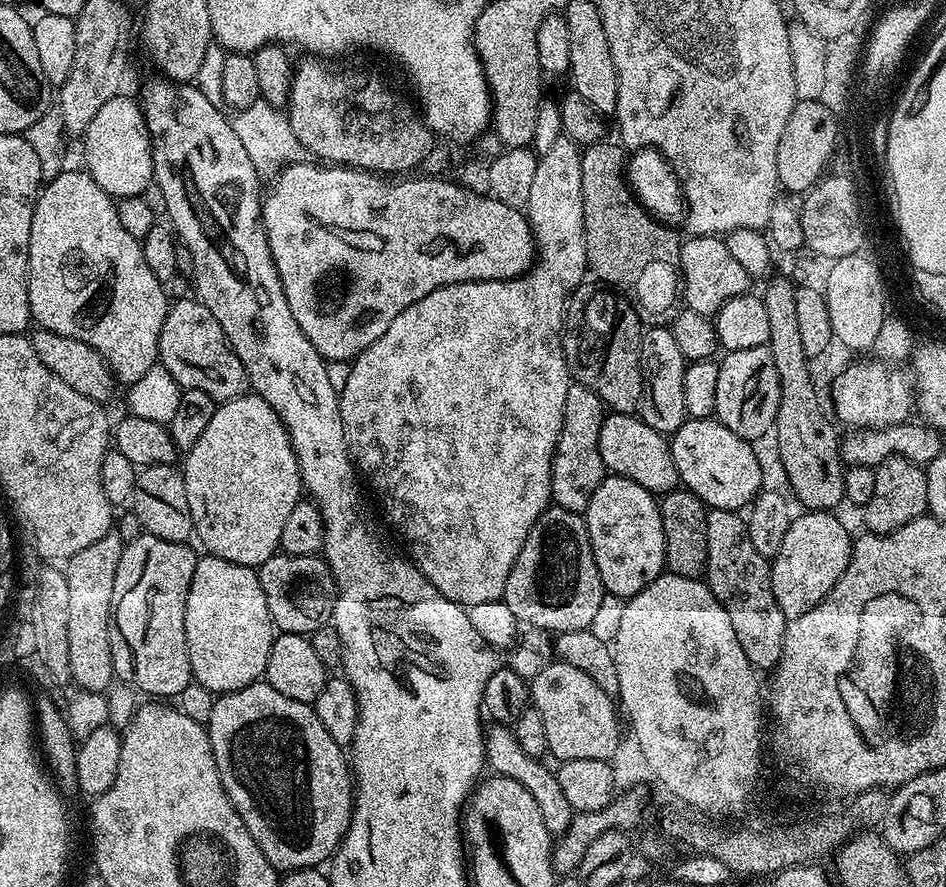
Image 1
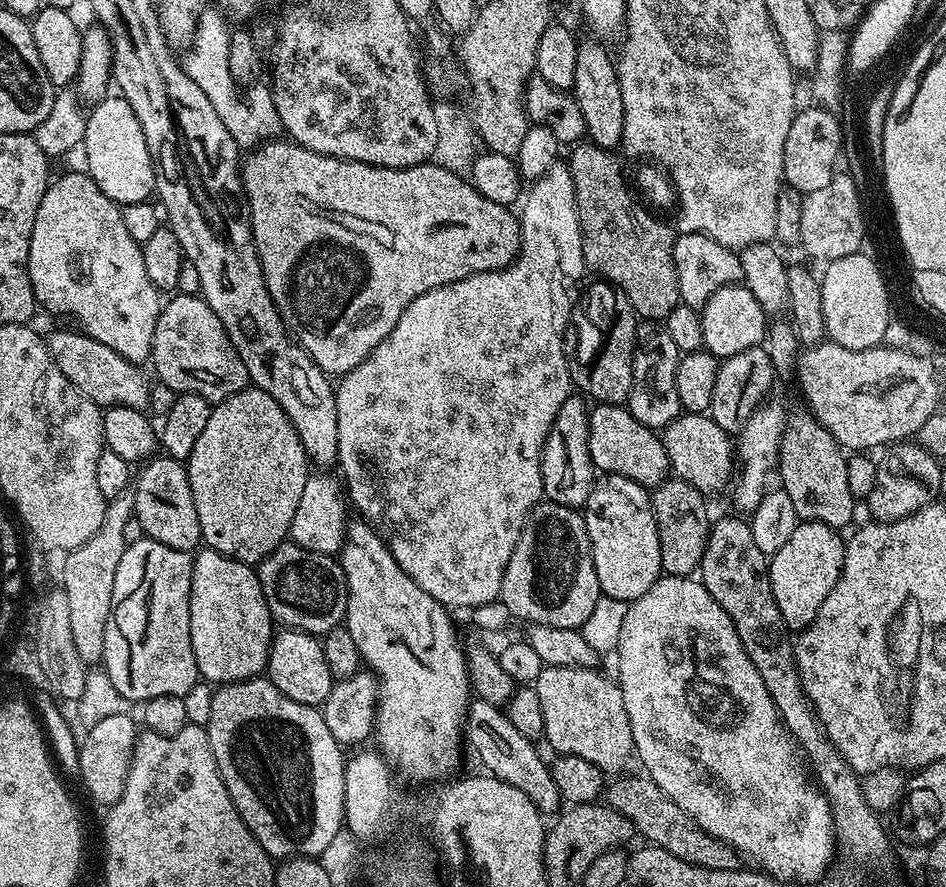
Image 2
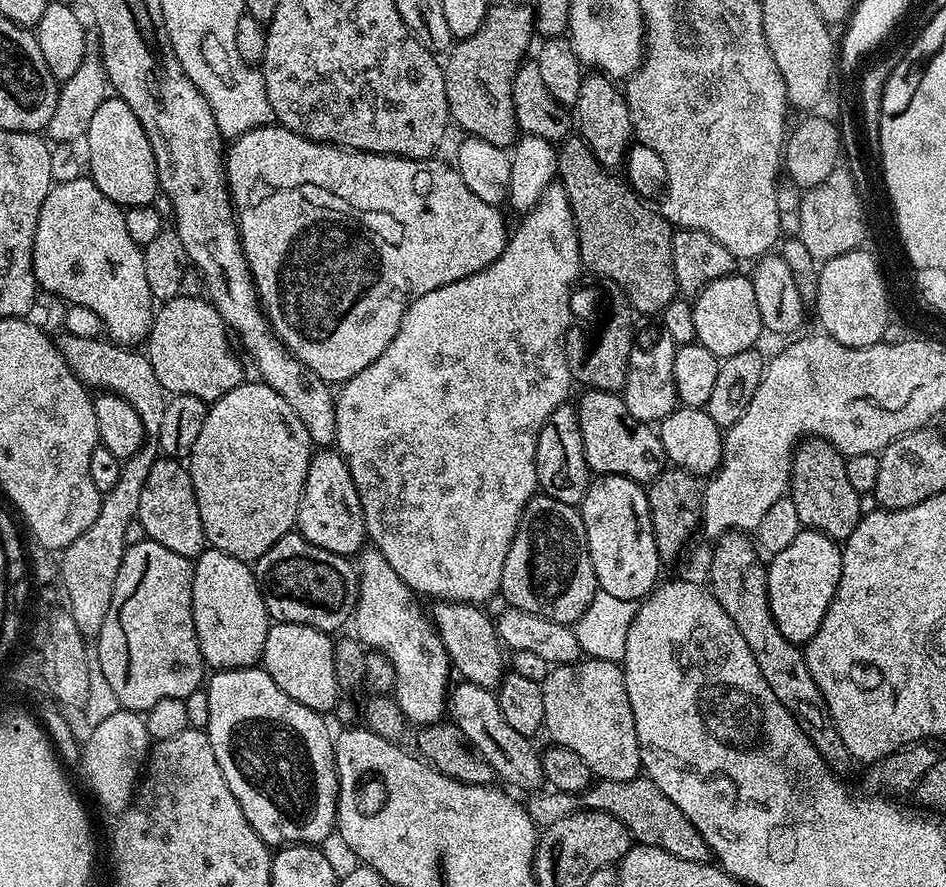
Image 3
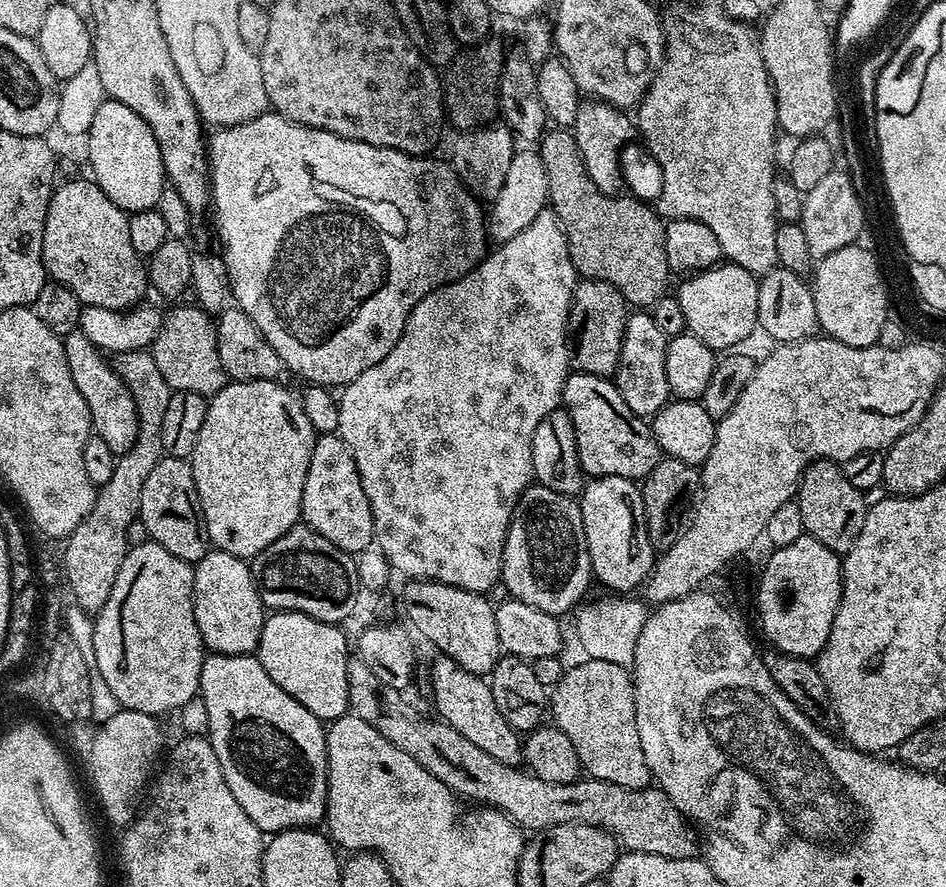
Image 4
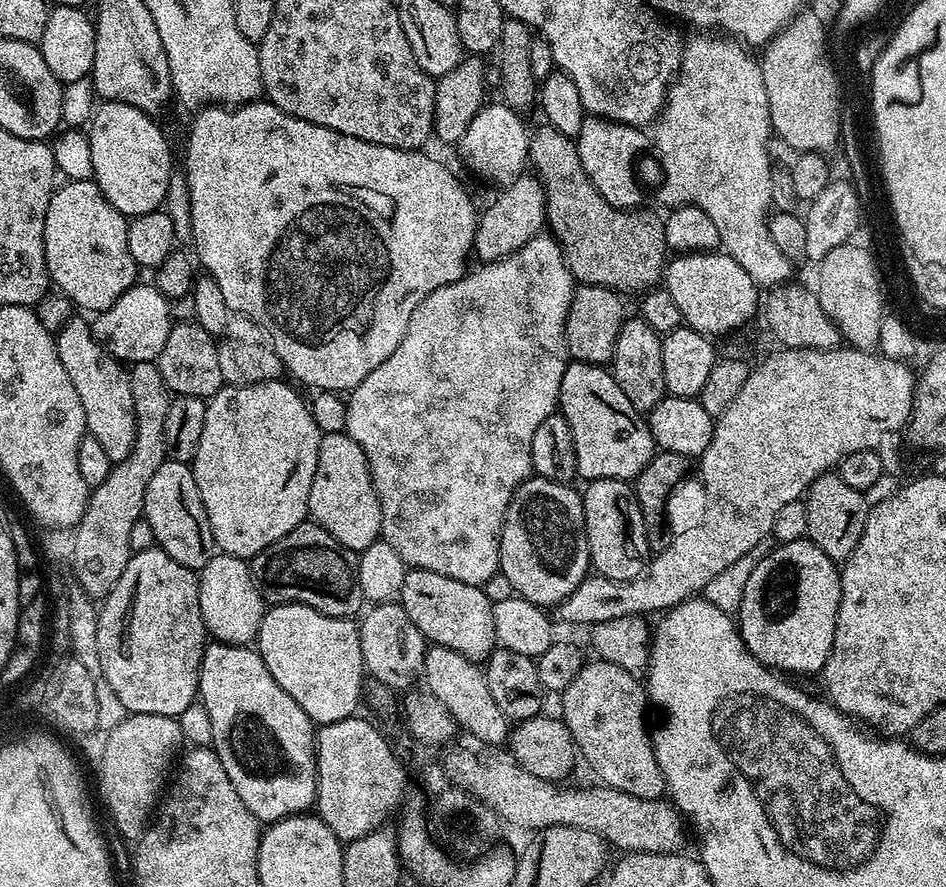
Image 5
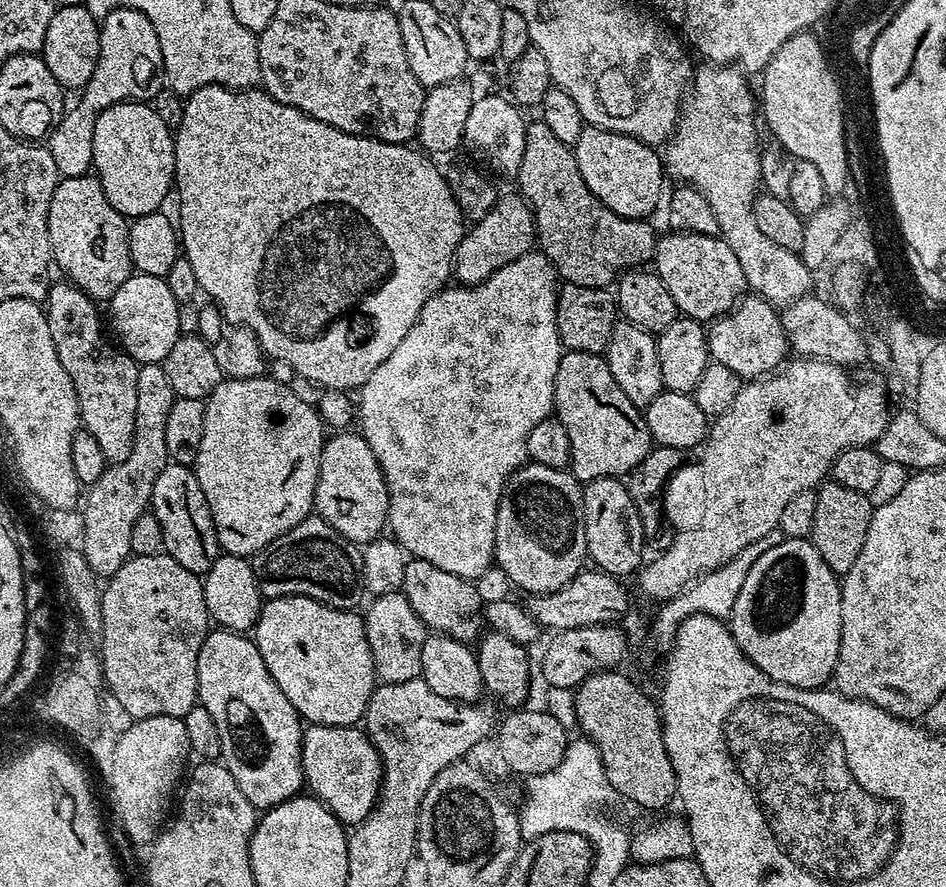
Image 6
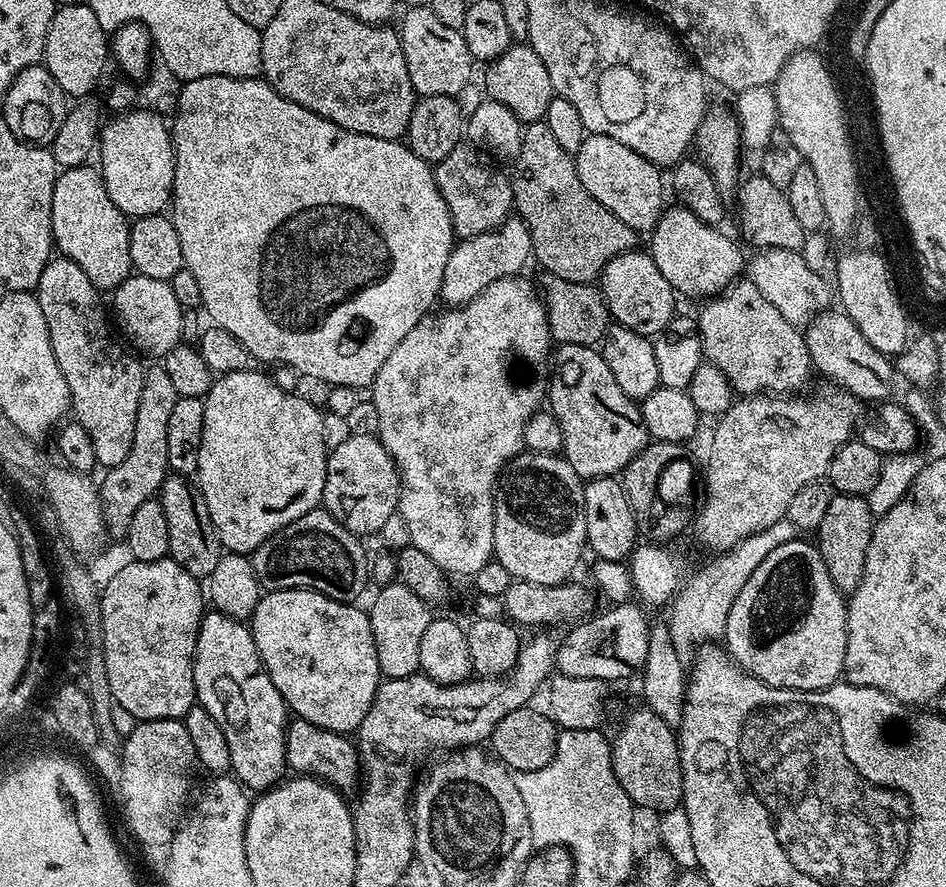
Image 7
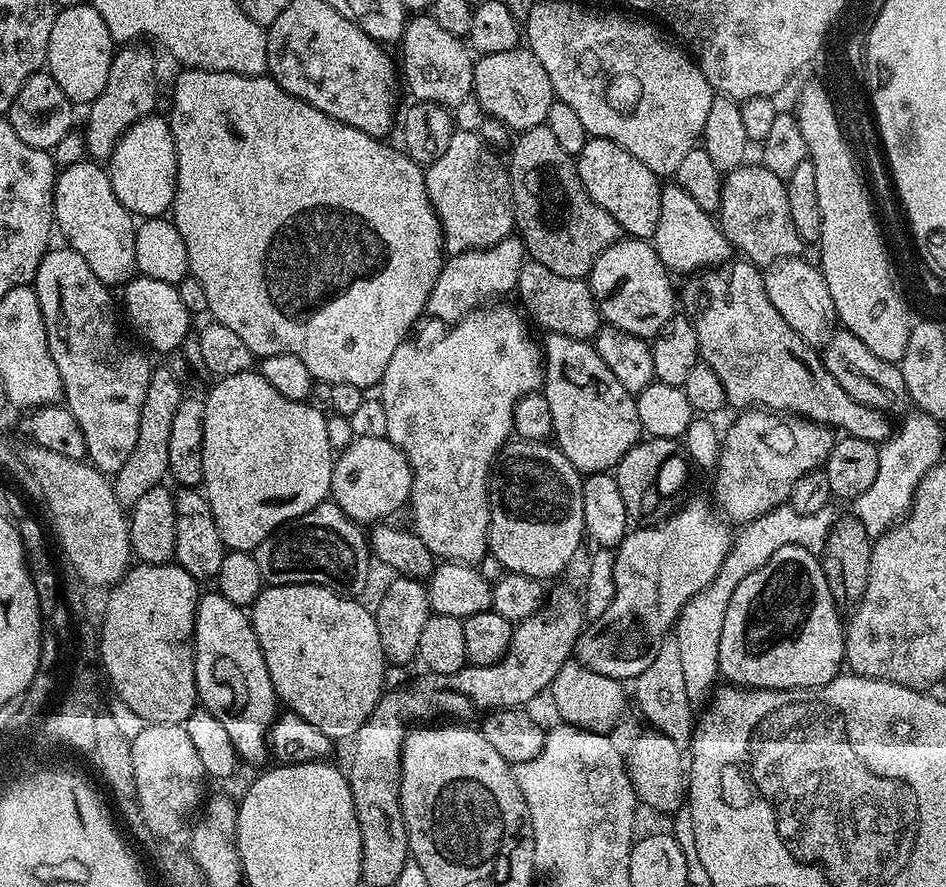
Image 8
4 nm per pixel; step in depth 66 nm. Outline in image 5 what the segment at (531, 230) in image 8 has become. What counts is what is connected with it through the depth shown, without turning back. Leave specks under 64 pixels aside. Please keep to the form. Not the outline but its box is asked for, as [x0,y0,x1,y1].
[527,123,670,294]

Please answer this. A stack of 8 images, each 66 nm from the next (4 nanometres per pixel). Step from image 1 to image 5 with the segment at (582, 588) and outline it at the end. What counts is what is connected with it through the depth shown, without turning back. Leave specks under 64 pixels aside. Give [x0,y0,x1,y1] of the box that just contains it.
[500,474,590,606]

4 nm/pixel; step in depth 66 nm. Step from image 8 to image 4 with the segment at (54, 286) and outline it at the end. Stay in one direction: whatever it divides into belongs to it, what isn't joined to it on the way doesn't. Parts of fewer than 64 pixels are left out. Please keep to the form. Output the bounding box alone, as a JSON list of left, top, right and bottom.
[63,330,138,458]

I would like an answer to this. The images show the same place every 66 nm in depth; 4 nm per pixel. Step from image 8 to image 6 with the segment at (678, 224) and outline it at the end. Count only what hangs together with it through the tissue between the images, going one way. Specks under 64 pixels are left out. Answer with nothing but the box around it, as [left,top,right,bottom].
[654,230,748,322]

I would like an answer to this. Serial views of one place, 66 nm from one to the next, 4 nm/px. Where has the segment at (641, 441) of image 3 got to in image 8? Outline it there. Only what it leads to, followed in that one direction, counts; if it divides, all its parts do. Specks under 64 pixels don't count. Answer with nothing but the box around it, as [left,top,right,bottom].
[542,332,642,474]

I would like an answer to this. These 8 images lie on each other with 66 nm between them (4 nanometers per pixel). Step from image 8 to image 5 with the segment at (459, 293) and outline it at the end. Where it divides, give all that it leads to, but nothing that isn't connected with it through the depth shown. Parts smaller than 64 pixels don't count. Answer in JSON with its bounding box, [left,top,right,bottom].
[472,174,546,261]

